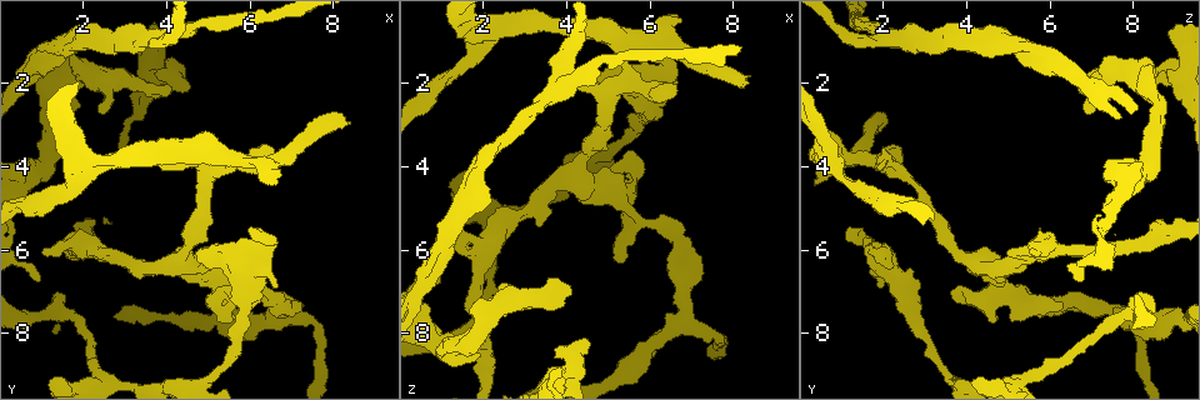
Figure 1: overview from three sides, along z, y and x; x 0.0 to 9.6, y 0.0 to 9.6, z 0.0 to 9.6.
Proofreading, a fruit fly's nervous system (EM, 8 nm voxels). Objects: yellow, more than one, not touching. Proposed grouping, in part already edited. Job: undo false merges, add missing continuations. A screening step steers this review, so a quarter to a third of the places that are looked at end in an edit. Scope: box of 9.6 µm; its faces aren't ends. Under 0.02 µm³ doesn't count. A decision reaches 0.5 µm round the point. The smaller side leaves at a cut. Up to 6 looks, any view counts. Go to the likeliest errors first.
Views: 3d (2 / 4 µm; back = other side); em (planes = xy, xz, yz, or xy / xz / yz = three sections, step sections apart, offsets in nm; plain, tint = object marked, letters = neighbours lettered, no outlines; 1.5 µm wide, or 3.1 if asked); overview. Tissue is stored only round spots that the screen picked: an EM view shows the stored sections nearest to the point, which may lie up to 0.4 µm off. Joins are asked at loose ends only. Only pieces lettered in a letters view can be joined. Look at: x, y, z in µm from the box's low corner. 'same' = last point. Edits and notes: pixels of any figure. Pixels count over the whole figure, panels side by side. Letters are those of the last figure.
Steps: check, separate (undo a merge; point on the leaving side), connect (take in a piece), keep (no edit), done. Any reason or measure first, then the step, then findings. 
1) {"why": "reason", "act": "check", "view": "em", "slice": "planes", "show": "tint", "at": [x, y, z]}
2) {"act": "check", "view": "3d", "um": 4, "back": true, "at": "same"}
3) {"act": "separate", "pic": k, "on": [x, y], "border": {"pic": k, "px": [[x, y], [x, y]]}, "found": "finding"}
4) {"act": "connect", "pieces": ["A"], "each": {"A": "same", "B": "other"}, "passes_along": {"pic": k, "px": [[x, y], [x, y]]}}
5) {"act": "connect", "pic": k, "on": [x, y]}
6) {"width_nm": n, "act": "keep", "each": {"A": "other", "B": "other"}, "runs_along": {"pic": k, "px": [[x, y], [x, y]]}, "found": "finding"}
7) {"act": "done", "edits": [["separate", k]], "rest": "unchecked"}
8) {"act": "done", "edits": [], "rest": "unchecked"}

{"why": "an open end", "act": "check", "view": "3d", "um": 2, "at": [8.40, 3.00, 1.85]}

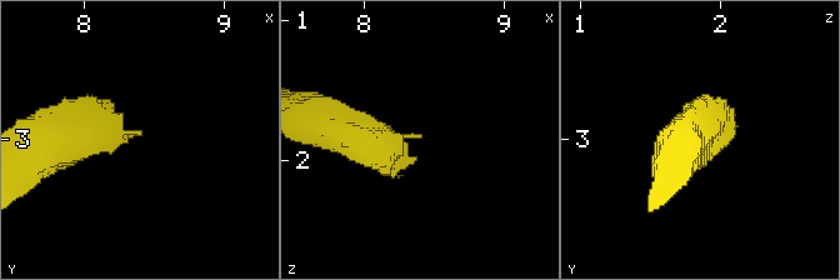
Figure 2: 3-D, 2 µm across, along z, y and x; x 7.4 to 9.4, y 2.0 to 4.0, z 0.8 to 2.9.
{"why": "need the tissue", "act": "check", "view": "em", "slice": "planes", "show": "tint", "at": [8.36, 2.96, 1.82]}

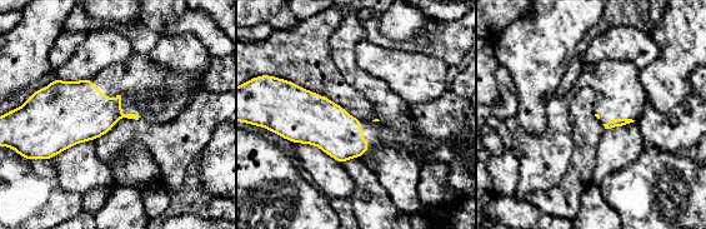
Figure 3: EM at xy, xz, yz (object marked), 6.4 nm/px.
{"act": "check", "view": "em", "slice": "planes", "show": "letters", "at": "same"}

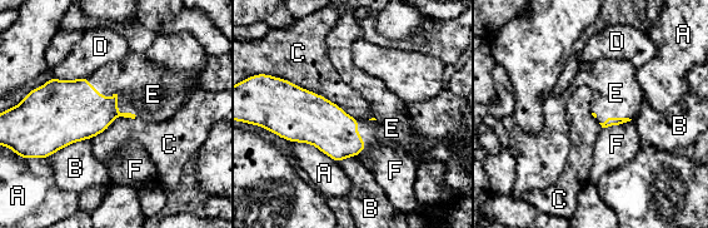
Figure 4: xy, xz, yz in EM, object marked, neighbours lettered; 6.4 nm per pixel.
{"act": "connect", "pieces": ["E"], "each": {"A": "other", "B": "other", "C": "other", "D": "other", "E": "same", "F": "other"}, "passes_along": {"pic": 4, "px": [[81, 113], [116, 97], [153, 94]]}, "found": "the neuron continues"}

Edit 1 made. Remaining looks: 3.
{"why": "see it whole again", "act": "check", "view": "overview"}

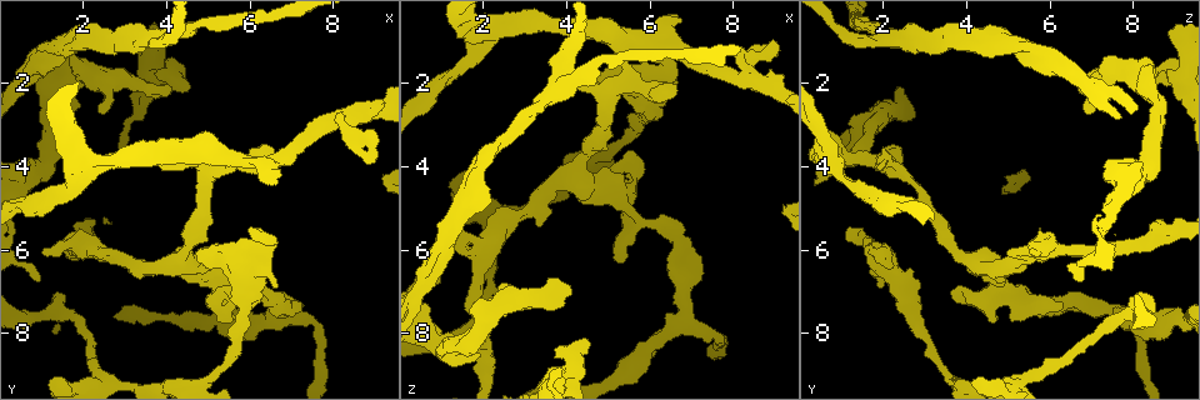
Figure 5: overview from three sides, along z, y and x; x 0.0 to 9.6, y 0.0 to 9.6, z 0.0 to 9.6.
{"why": "branch point", "act": "check", "view": "3d", "um": 4, "at": [6.90, 7.50, 7.65]}

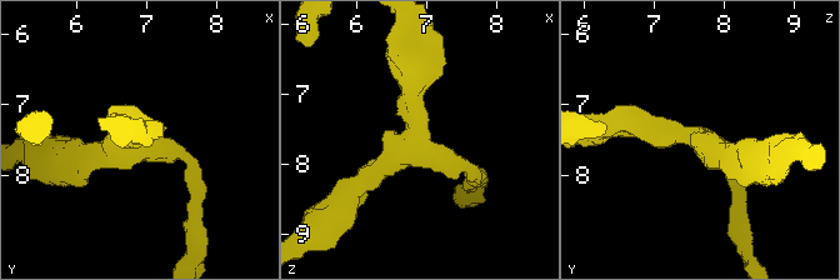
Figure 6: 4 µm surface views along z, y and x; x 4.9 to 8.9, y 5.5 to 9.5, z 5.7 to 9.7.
{"arms": 3, "arm_widths_nm": [260, 300, 360], "why": "need the tissue", "act": "check", "view": "em", "slice": "planes", "show": "letters", "at": [6.80, 7.50, 7.65]}

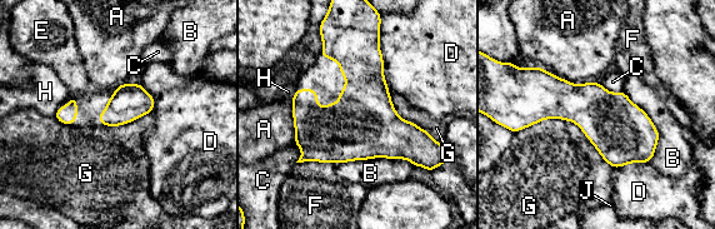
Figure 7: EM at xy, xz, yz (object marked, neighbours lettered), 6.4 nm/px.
{"longest_contact_nm": ["G", 650], "act": "keep", "each": {"A": "other", "B": "other", "C": "other", "D": "other", "E": "other", "F": "other", "G": "other", "H": "other", "J": "other"}, "found": "all the same neuron"}

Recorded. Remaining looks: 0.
{"act": "done", "edits": [["connect", 4]], "rest": "unchecked"}

